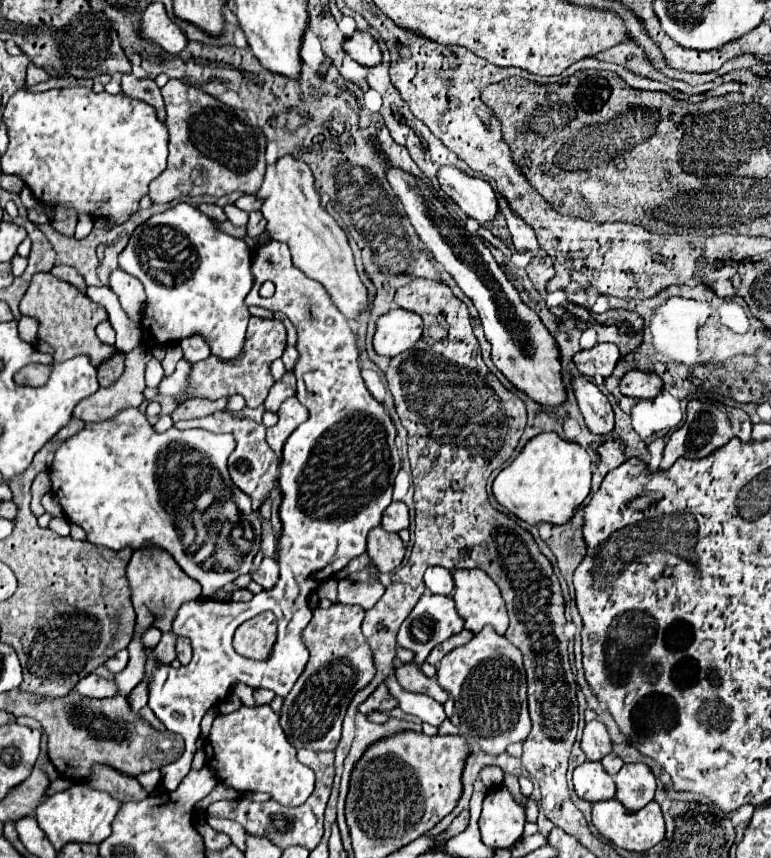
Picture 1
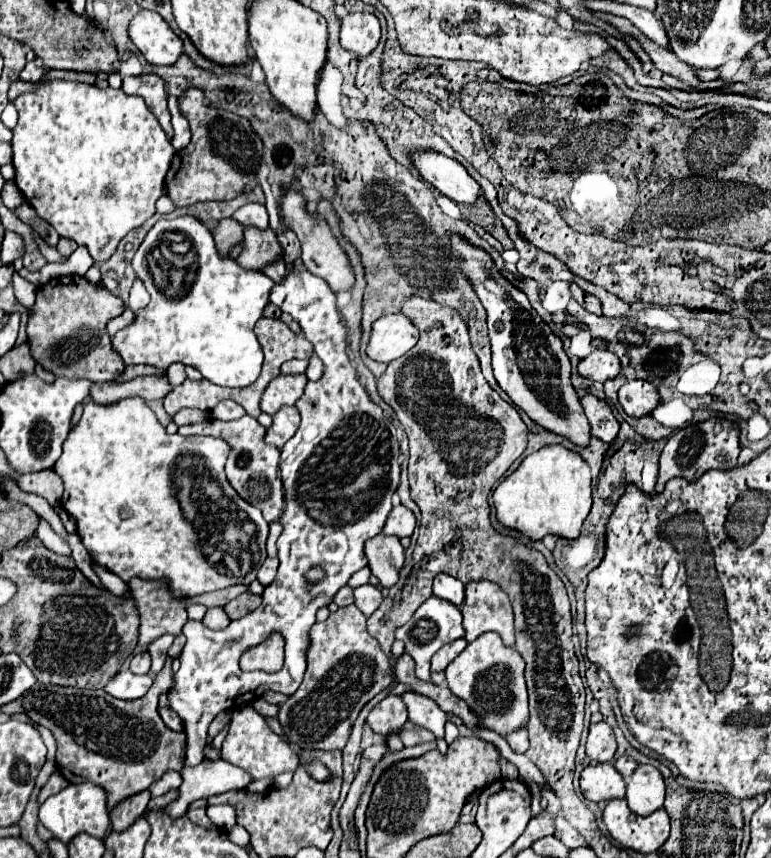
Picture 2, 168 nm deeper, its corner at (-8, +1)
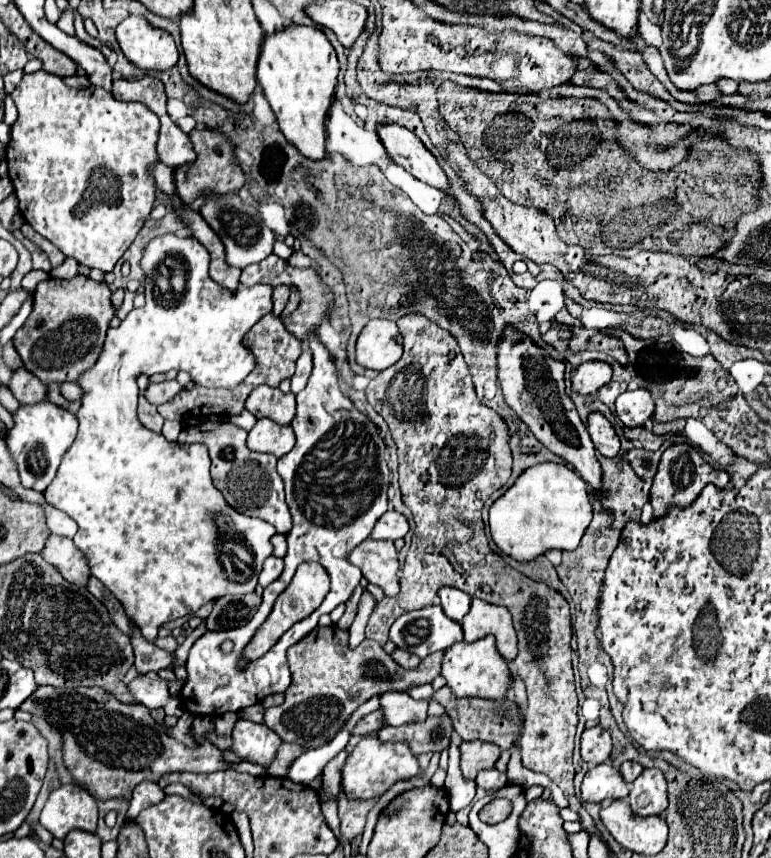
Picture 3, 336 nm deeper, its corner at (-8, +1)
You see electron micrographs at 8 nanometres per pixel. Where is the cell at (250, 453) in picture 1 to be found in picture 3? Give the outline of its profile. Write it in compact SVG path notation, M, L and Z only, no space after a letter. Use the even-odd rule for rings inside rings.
M201 422L197 426L187 426L179 434L179 444L203 442L211 454L211 478L213 484L225 494L235 510L247 516L257 516L277 528L279 534L291 530L291 514L285 504L283 480L277 474L277 458L273 454L259 454L247 448L247 430L231 422Z

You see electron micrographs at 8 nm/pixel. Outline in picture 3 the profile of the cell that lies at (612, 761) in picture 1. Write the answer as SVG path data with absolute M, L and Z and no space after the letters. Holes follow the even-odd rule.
M623 762L621 764L621 774L623 774L625 782L633 782L641 772L643 772L643 766L637 762Z

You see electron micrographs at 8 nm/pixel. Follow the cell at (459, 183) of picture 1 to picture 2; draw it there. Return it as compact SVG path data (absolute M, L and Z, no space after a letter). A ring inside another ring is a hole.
M433 150L411 152L409 158L411 164L417 168L419 176L453 202L471 206L479 198L479 184L453 158L447 158Z

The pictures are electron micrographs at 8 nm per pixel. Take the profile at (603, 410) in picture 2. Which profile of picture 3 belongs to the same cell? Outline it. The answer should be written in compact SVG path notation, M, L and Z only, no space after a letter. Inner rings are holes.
M591 412L587 420L587 428L591 434L591 440L595 442L595 448L603 454L613 458L619 452L619 436L611 422L601 412Z

